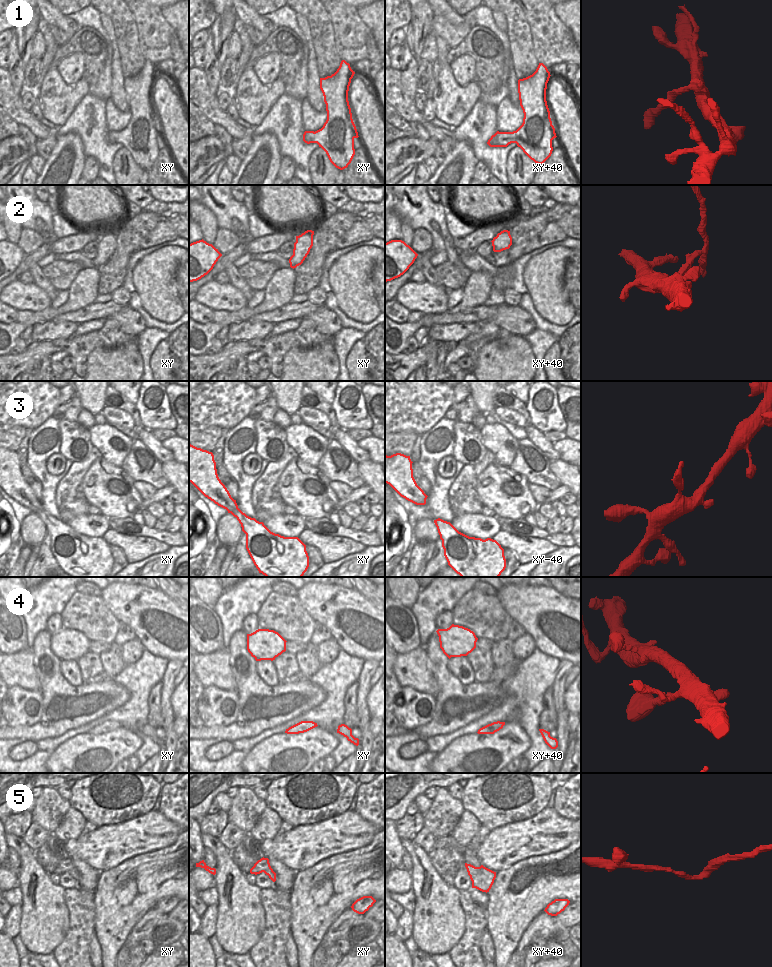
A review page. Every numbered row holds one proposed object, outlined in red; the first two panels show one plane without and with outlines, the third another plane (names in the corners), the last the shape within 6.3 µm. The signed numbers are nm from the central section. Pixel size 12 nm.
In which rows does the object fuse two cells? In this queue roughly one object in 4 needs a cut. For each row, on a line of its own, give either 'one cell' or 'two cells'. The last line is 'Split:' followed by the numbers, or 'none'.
1: one cell
2: two cells
3: one cell
4: one cell
5: one cell
Split: 2

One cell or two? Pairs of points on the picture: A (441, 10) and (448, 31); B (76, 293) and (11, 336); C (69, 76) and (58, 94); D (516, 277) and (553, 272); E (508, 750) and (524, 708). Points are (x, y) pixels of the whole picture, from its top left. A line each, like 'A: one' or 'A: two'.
A: two
B: one
C: two
D: two
E: two

